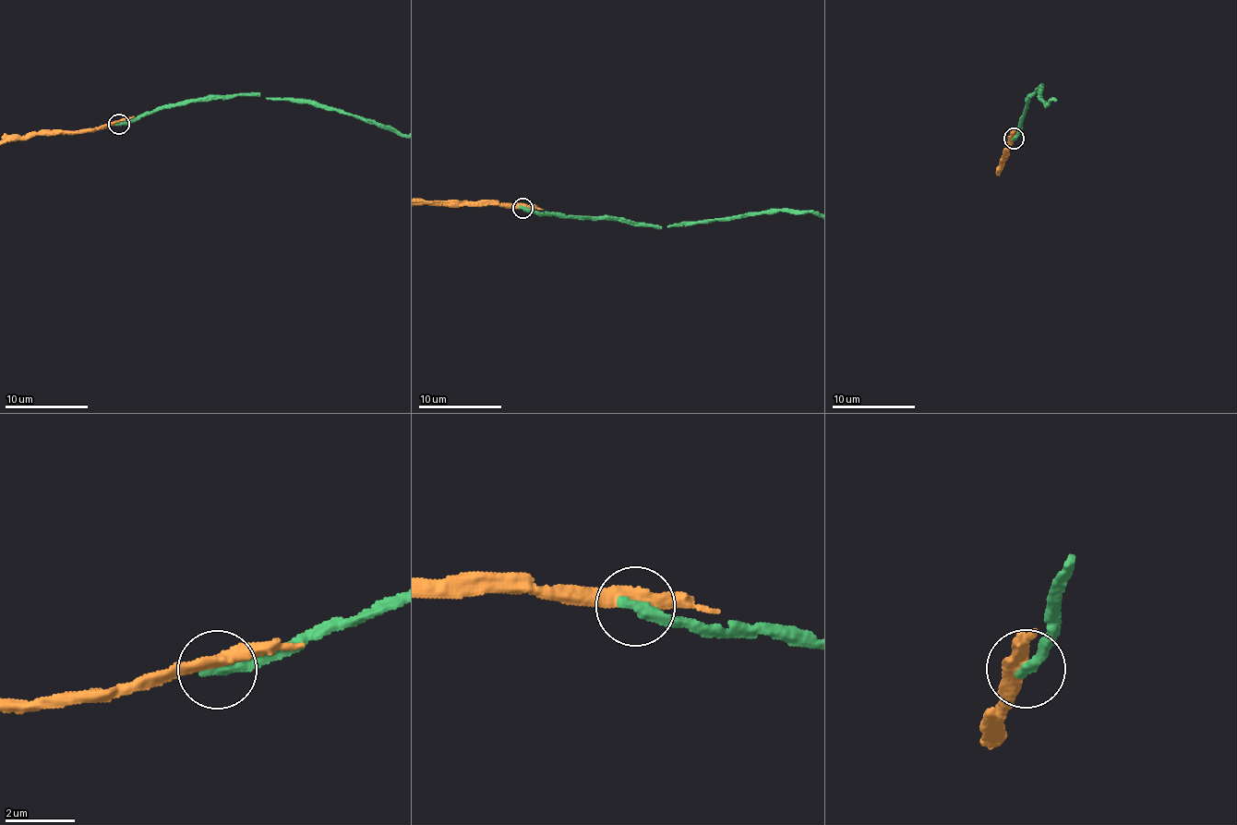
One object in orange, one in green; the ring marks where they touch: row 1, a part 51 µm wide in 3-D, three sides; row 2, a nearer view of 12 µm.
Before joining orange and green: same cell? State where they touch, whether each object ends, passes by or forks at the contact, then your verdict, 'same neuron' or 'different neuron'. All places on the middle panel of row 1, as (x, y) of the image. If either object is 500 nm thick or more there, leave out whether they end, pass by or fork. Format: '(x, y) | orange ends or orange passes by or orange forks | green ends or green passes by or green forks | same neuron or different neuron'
(522, 208) | orange passes by | green ends | different neuron

